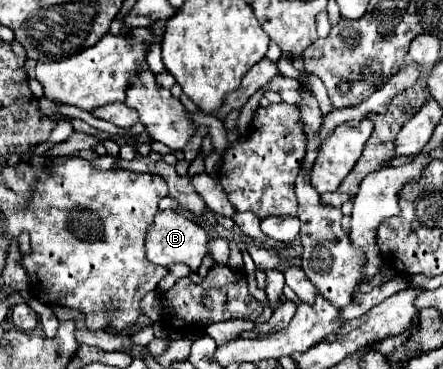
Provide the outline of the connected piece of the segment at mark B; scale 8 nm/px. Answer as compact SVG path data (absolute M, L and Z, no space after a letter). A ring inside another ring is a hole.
M159 211L153 225L145 237L145 255L155 265L171 265L171 263L187 263L191 271L197 271L203 257L207 253L207 233L197 223L183 217L179 211Z

